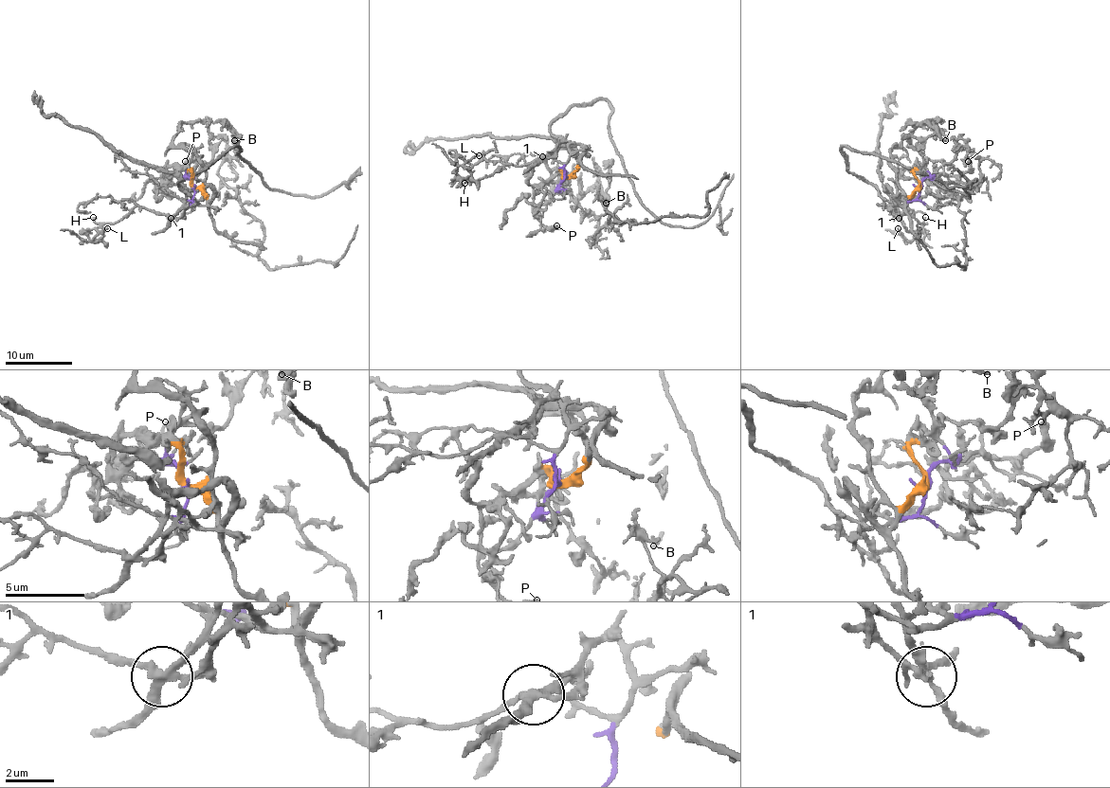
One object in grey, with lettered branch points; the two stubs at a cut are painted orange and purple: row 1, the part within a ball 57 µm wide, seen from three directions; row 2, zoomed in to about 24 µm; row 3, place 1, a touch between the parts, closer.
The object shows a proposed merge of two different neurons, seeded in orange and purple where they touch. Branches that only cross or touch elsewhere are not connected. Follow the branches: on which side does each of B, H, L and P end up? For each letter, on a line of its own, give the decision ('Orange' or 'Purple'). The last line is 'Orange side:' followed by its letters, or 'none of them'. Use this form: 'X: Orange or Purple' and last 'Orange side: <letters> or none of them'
B: Orange
H: Purple
L: Purple
P: Orange
Orange side: B, P

